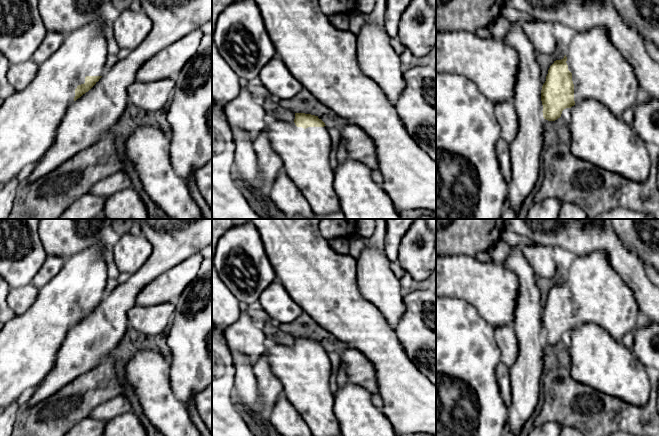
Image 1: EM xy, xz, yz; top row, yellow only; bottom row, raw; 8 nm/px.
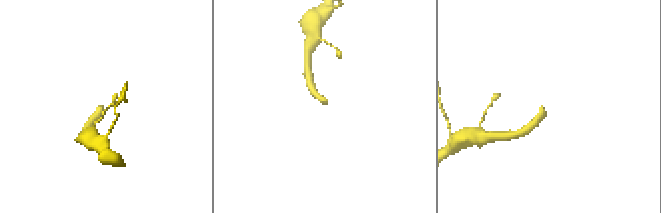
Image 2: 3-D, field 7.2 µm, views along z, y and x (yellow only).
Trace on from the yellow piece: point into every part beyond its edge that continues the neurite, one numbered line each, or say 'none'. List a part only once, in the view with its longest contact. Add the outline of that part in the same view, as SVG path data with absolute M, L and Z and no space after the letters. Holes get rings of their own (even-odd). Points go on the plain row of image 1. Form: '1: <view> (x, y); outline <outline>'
1: yz (599, 296); outline M602 251L586 256L574 256L572 264L565 268L568 294L572 297L575 328L584 324L595 324L603 328L612 339L621 342L624 335L641 321L636 298L610 266Z

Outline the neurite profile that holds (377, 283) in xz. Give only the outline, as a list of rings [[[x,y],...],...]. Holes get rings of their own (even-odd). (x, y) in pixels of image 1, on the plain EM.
[[[357,219],[356,233],[365,245],[356,260],[356,281],[363,298],[375,305],[395,329],[405,312],[400,280],[392,272],[392,261],[386,254],[369,245],[374,230],[374,219]]]

